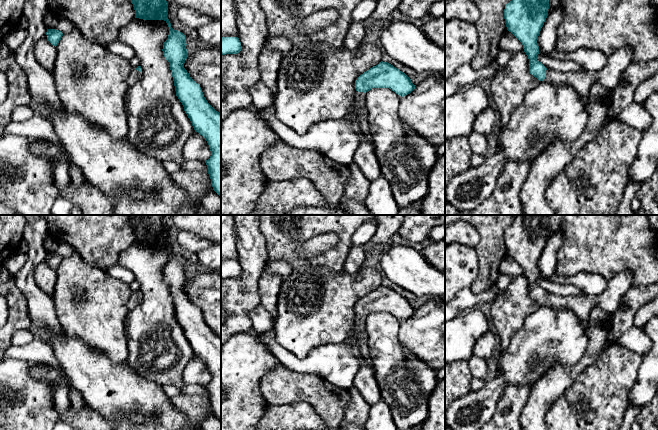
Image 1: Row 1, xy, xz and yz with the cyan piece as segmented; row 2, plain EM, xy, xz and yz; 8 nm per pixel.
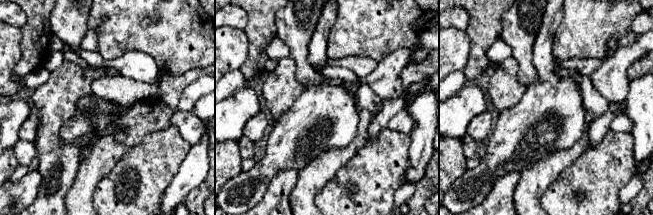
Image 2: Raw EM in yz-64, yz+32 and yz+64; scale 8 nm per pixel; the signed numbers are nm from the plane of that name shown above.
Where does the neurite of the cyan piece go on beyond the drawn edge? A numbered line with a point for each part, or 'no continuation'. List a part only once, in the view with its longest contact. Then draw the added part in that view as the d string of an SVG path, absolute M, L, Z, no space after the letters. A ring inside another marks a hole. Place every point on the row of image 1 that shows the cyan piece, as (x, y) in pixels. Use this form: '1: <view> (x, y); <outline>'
1: yz (610, 77); M631 47L621 48L608 57L606 66L598 72L587 72L585 70L559 72L547 68L544 82L556 86L569 85L587 103L590 89L594 83L600 84L611 93L621 84L623 72L632 64L632 55L633 49Z

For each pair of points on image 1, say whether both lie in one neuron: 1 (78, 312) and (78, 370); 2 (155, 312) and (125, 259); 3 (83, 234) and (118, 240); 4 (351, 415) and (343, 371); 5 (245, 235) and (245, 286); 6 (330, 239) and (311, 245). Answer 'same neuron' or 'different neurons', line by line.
1: different neurons
2: same neuron
3: same neuron
4: different neurons
5: same neuron
6: same neuron

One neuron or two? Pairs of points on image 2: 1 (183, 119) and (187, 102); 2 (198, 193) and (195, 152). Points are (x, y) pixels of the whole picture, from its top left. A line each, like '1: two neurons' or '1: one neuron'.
1: two neurons
2: two neurons

